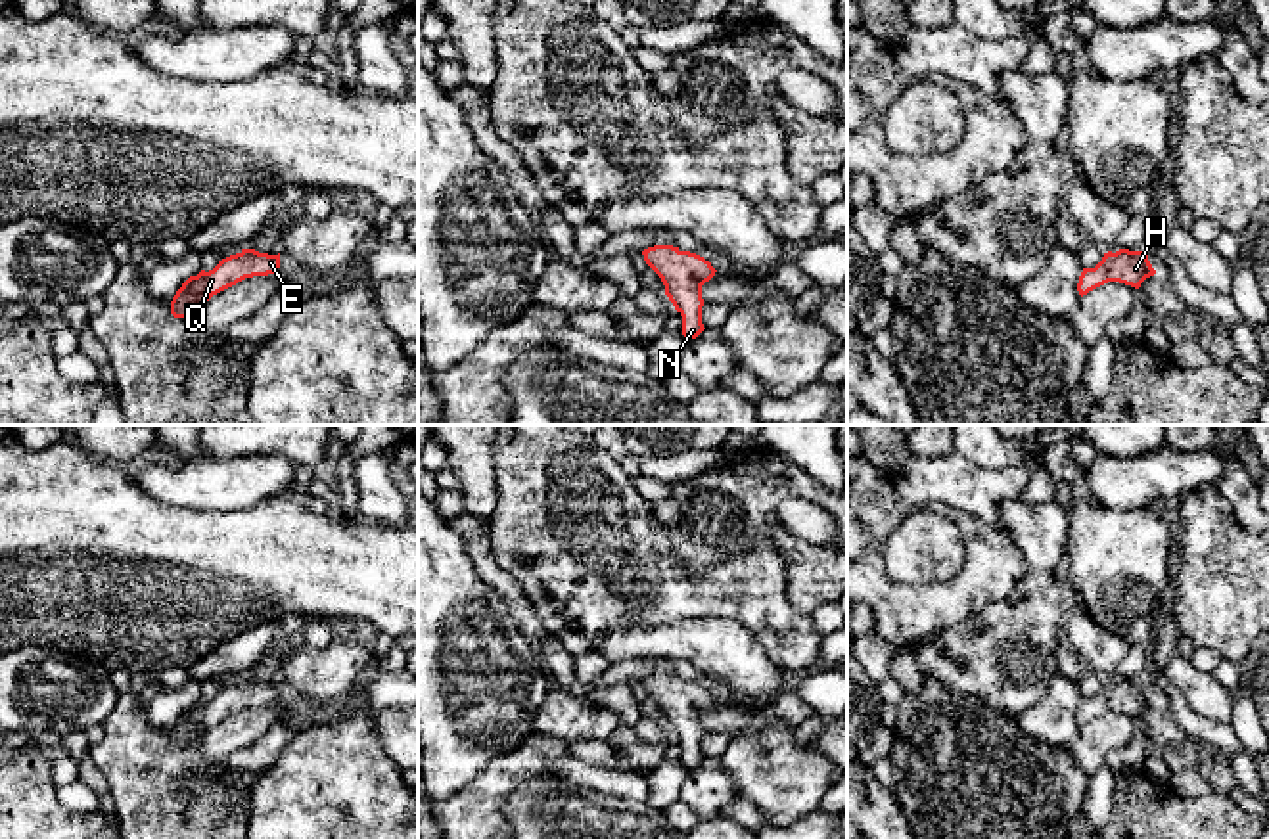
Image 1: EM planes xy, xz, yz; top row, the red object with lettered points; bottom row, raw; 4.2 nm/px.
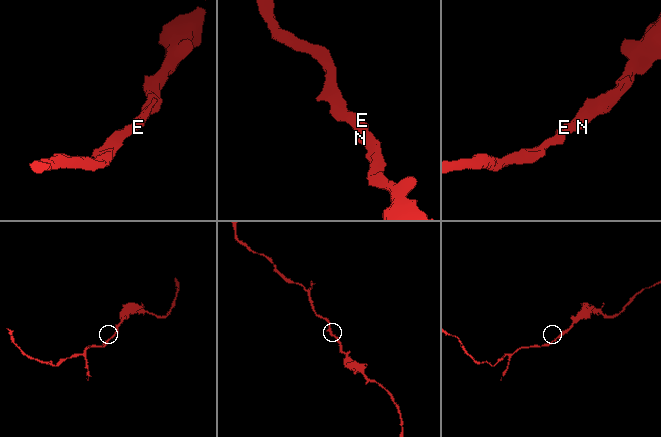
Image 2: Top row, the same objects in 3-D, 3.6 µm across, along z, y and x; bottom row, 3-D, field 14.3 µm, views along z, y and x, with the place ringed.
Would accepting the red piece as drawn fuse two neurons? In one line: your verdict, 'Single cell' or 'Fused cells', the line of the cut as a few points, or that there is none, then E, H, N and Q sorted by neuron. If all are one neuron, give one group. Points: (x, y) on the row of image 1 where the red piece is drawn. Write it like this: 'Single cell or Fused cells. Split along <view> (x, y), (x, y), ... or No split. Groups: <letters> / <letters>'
Single cell. No split. Groups: E H N Q

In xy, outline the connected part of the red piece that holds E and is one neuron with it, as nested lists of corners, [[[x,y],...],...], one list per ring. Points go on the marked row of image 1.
[[[242,249],[240,253],[219,261],[213,270],[201,270],[197,276],[190,276],[171,301],[171,314],[174,318],[188,318],[201,310],[213,295],[245,278],[274,274],[278,268],[280,253],[268,255],[255,249]]]

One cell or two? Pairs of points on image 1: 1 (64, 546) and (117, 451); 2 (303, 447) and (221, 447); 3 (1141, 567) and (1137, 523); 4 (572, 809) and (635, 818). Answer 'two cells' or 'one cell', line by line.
1: two cells
2: one cell
3: one cell
4: one cell

